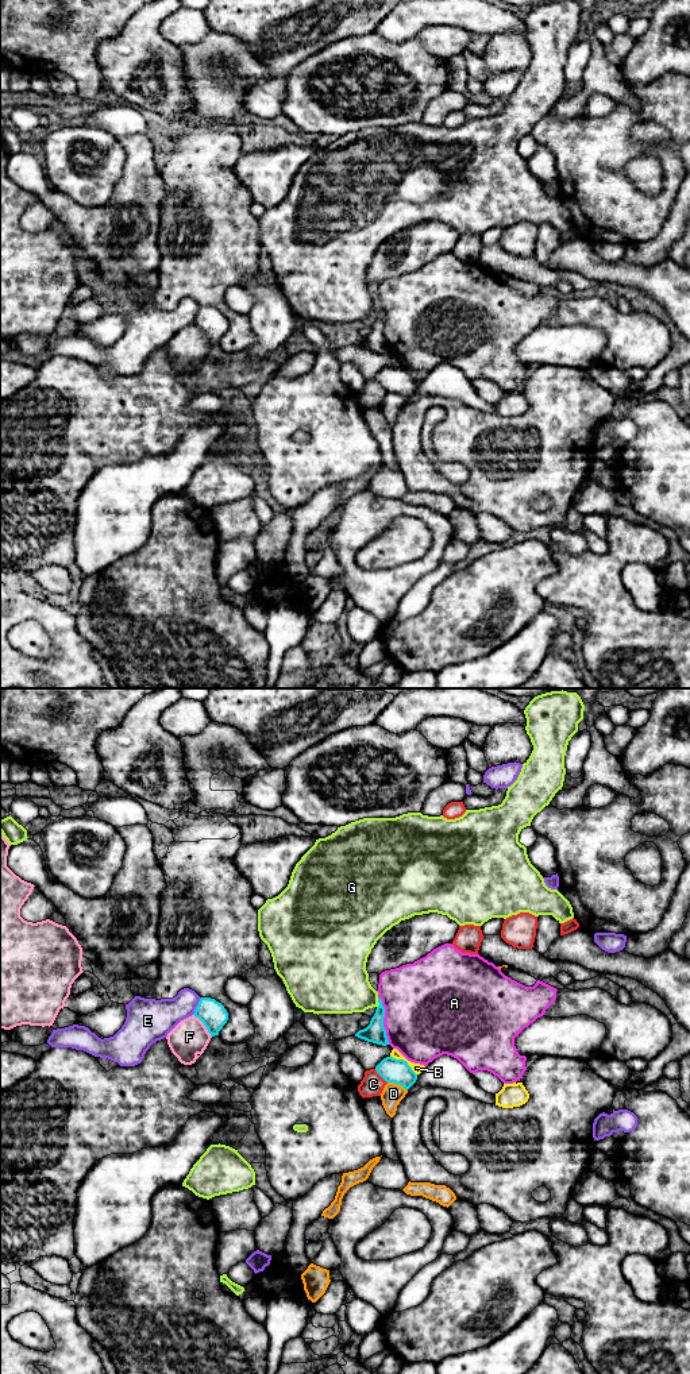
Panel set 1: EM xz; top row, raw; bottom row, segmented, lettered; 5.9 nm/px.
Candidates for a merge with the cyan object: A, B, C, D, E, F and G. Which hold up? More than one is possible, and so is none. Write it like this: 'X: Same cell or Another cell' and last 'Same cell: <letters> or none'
A: Another cell
B: Another cell
C: Another cell
D: Another cell
E: Another cell
F: Another cell
G: Another cell
Same cell: none

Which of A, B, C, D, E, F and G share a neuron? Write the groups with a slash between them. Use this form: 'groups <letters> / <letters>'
groups A / B / C / D / E / F / G

